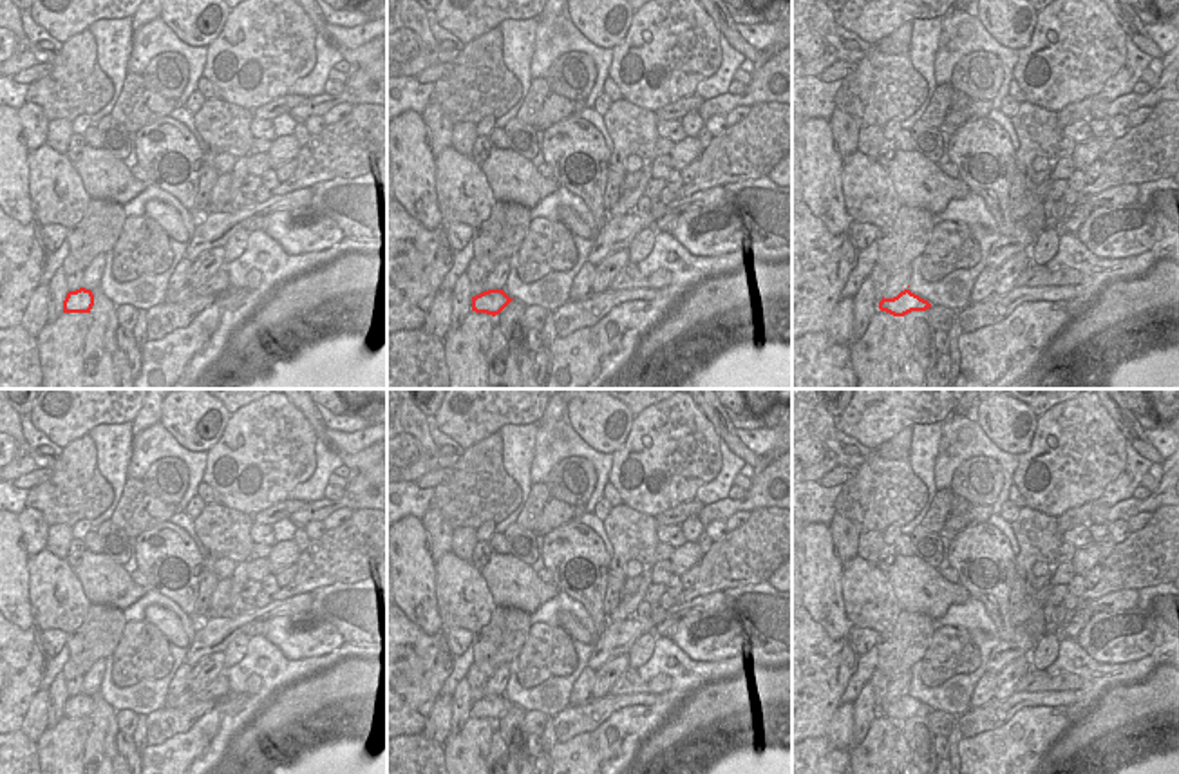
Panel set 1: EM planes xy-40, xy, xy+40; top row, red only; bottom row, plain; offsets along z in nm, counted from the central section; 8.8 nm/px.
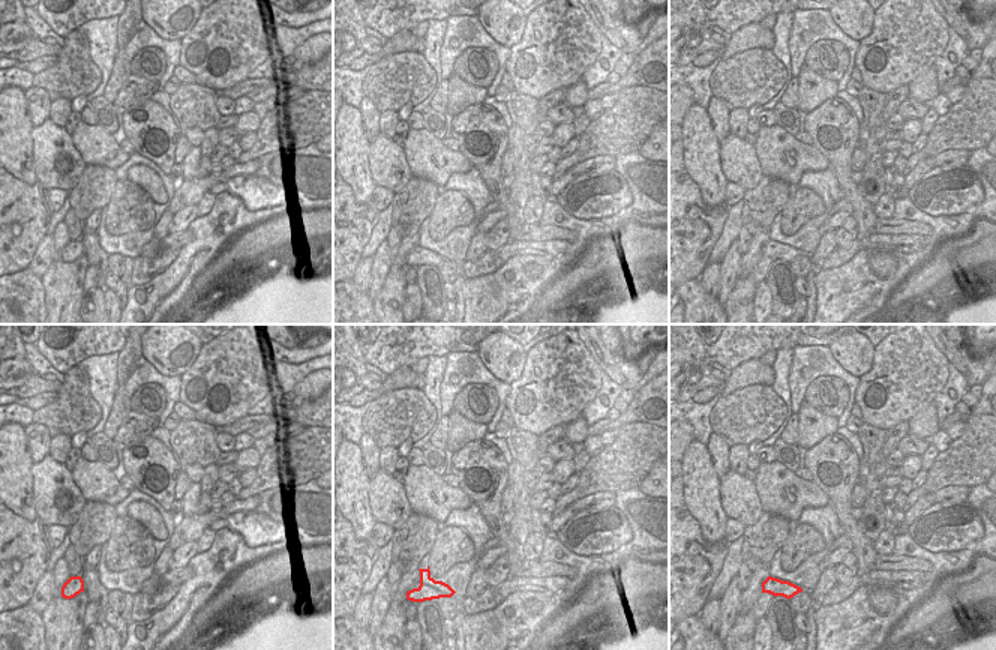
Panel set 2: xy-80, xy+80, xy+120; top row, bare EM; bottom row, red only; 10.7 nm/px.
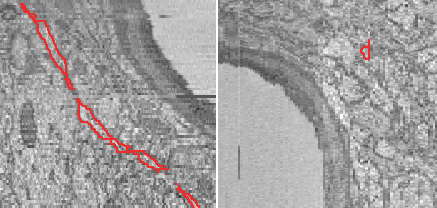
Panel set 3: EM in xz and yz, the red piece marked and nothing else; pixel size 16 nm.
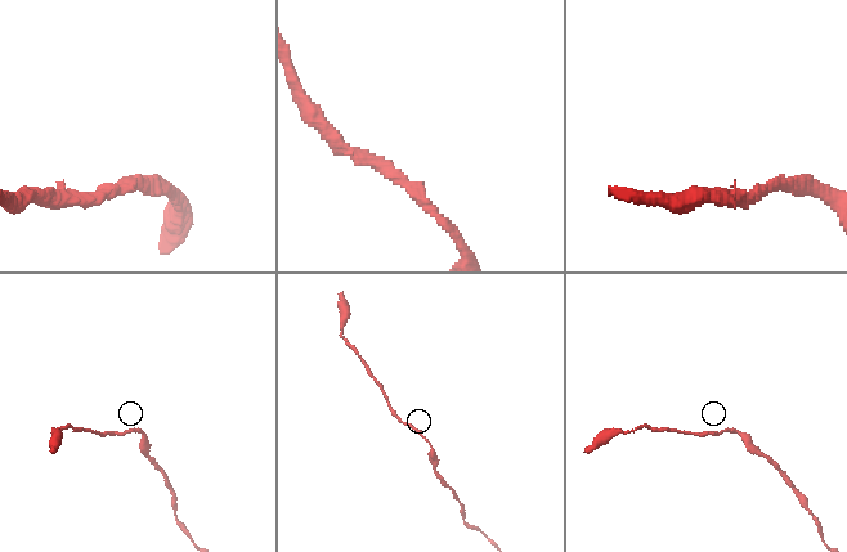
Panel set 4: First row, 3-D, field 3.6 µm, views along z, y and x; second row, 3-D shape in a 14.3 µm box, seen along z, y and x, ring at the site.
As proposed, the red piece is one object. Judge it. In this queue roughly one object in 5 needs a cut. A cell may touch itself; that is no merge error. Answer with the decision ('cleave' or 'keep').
keep

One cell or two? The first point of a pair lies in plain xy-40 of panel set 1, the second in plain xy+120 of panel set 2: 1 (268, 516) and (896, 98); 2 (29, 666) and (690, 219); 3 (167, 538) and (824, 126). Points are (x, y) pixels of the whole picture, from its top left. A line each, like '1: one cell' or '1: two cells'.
1: one cell
2: one cell
3: one cell

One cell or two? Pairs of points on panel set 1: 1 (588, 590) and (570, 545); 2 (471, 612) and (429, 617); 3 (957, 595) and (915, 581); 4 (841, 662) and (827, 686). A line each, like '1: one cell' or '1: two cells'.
1: one cell
2: two cells
3: one cell
4: one cell

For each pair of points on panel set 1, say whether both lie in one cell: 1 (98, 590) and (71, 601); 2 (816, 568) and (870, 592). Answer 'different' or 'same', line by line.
1: different
2: different

